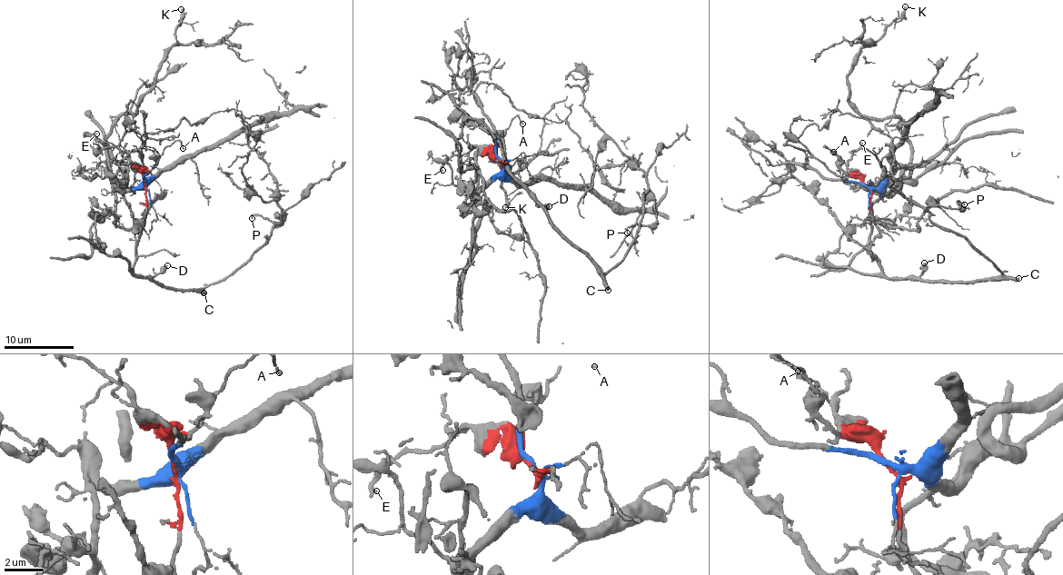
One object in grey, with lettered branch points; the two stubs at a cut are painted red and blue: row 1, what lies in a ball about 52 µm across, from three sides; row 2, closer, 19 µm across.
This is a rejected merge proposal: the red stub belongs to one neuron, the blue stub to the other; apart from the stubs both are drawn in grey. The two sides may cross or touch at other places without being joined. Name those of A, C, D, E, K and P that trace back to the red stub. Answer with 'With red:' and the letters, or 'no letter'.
With red: A, C, D, E, P

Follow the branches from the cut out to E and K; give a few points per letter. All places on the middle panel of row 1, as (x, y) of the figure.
E: (500, 161), (482, 146), (473, 147), (467, 153), (447, 160), (441, 167), (443, 169)
K: (500, 161), (501, 169), (461, 214), (476, 196), (474, 154), (484, 148), (502, 173), (505, 206)

